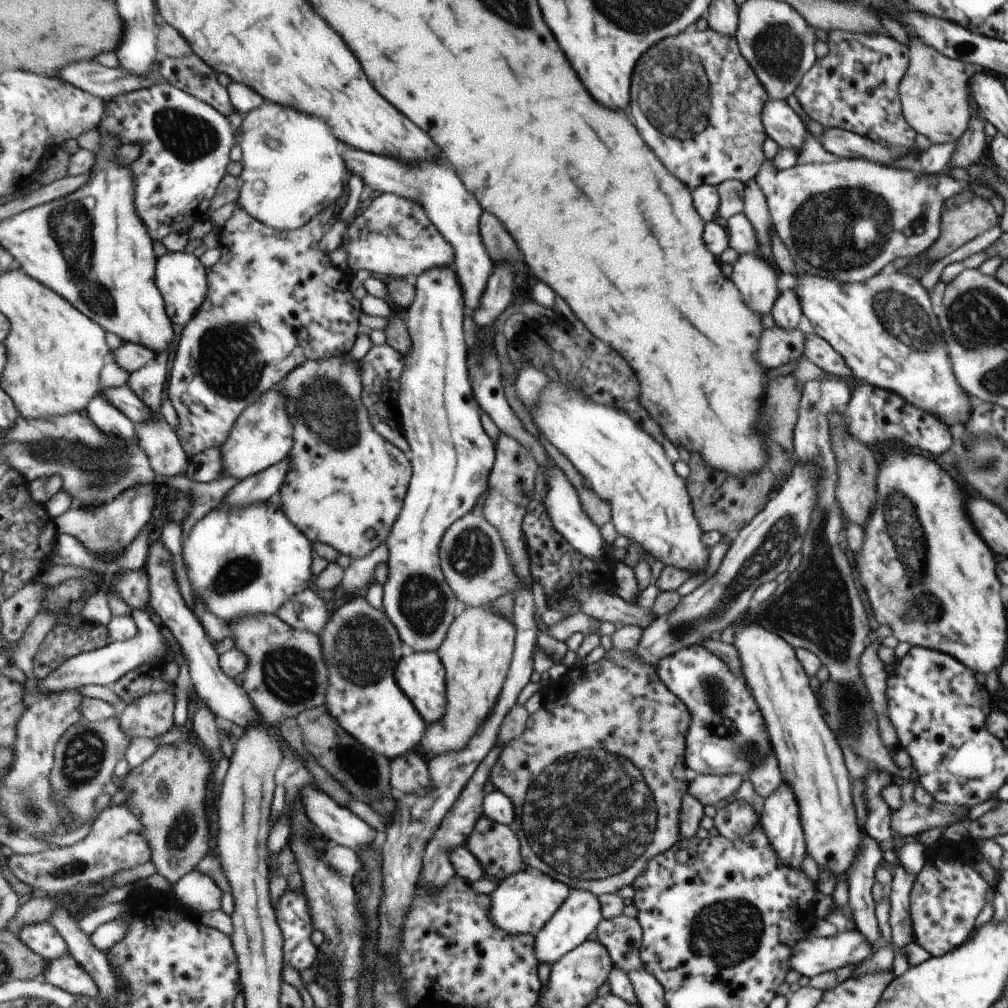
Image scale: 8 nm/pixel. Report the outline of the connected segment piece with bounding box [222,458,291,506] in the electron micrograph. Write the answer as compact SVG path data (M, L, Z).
M289 458L279 462L277 466L271 466L269 470L263 470L261 474L255 474L253 478L240 480L233 490L229 490L231 494L225 496L225 501L222 504L247 506L253 502L259 504L259 502L273 498L283 488L283 482L287 480L287 474L289 474L287 470L291 470Z

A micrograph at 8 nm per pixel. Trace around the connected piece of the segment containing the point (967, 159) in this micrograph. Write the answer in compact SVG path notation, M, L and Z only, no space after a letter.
M973 111L968 128L959 136L955 152L949 158L949 167L957 166L957 168L967 169L967 166L978 162L985 143L988 141L983 134L984 123L985 120L979 116L979 112Z

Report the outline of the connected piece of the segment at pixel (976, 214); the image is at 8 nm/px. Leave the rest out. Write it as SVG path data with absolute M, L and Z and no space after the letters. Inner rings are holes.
M977 195L961 202L957 208L954 208L952 203L950 205L941 218L941 238L935 241L933 247L929 247L917 257L897 258L890 268L903 271L913 260L929 260L933 263L998 224L999 216L993 206Z

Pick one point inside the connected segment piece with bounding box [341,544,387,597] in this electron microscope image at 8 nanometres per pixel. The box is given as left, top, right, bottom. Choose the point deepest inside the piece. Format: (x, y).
(358, 577)

